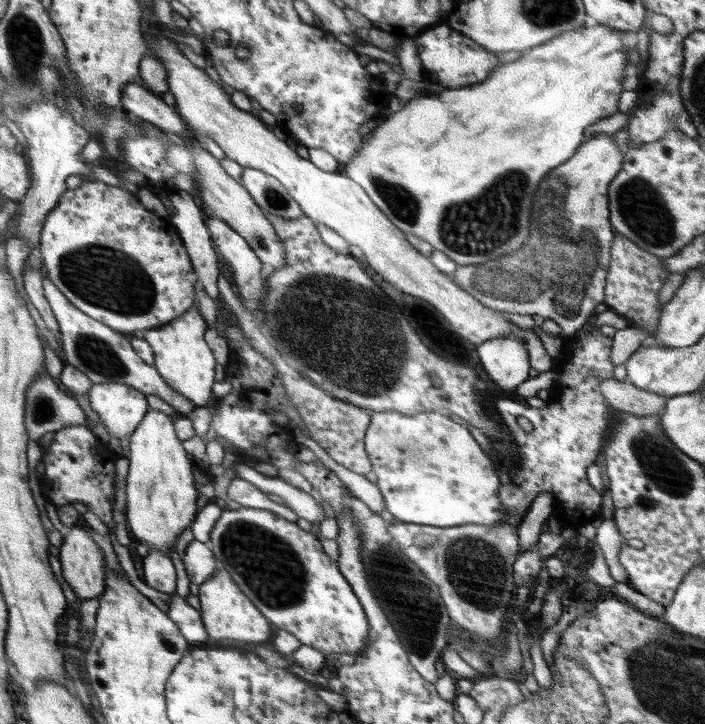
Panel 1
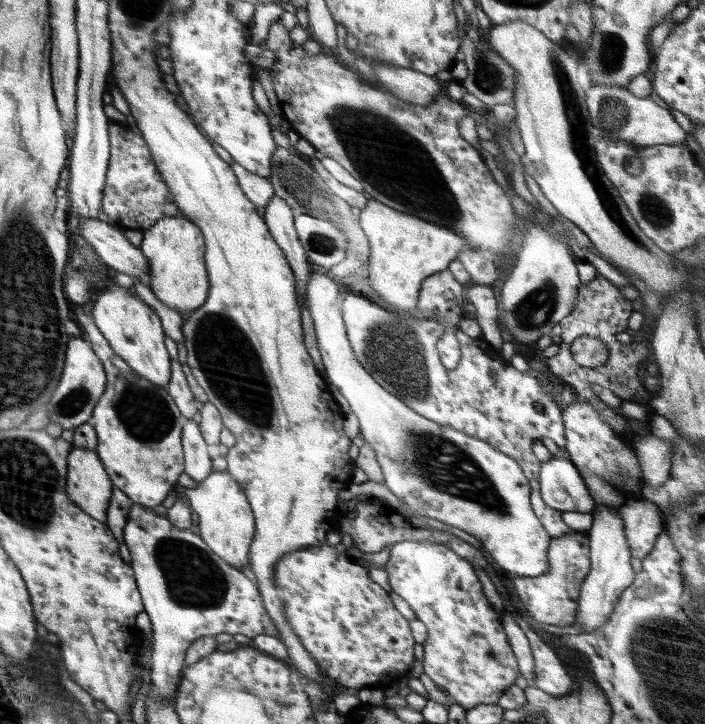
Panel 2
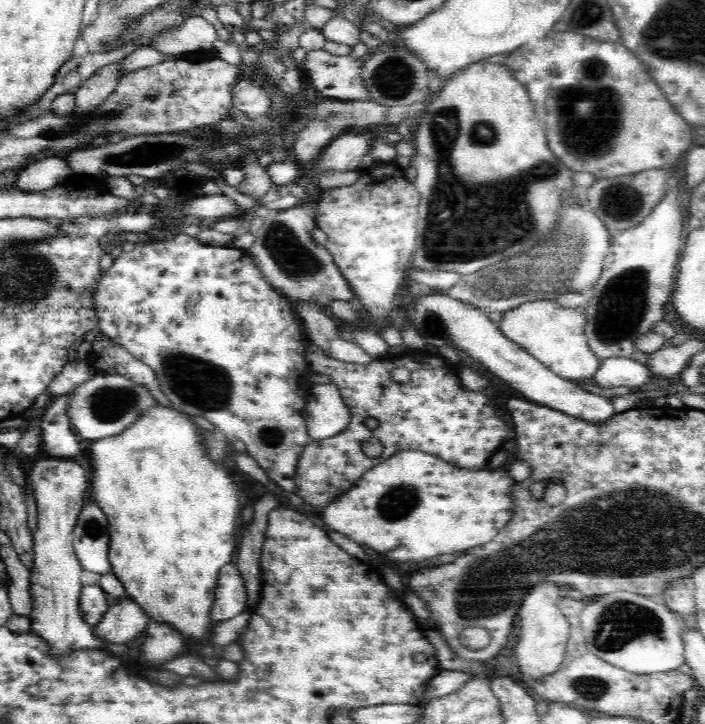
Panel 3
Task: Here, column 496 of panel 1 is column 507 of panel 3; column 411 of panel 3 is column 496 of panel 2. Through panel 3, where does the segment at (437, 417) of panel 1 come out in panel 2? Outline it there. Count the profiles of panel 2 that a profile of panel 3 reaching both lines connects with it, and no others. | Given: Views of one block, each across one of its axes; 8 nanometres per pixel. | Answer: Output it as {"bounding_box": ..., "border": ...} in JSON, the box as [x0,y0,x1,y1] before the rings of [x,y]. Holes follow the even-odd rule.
{"bounding_box":[306,267,552,577],"border":[[[313,267],[312,276],[306,286],[307,308],[311,313],[326,378],[343,394],[350,404],[351,412],[358,417],[359,436],[374,450],[384,475],[383,483],[395,499],[393,504],[402,509],[408,519],[413,516],[435,524],[444,522],[472,534],[482,542],[482,547],[493,556],[502,569],[508,570],[508,573],[513,573],[517,577],[543,576],[549,570],[548,552],[552,537],[533,511],[529,496],[531,488],[520,464],[511,456],[497,451],[484,440],[467,436],[454,428],[440,427],[440,424],[420,416],[418,412],[408,408],[402,400],[386,392],[354,355],[341,312],[340,281],[330,278],[326,271]]]}

